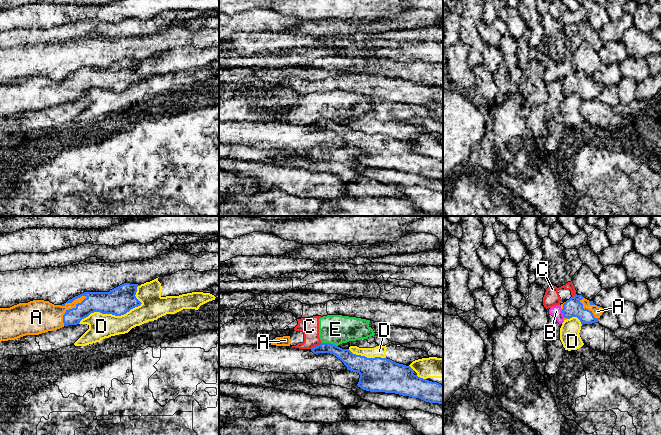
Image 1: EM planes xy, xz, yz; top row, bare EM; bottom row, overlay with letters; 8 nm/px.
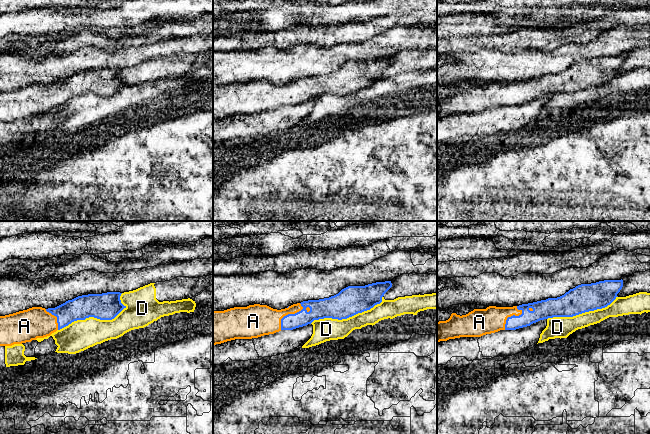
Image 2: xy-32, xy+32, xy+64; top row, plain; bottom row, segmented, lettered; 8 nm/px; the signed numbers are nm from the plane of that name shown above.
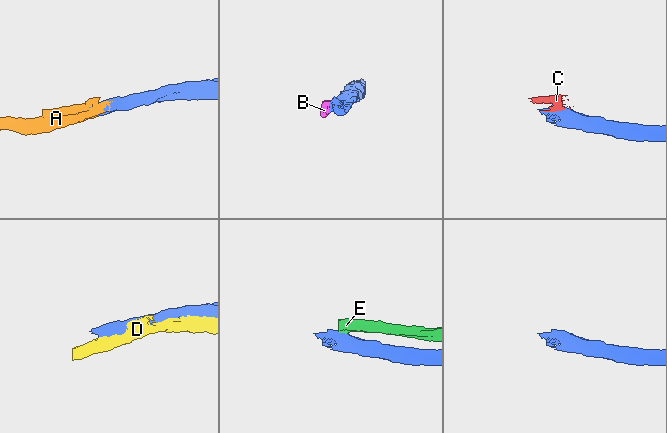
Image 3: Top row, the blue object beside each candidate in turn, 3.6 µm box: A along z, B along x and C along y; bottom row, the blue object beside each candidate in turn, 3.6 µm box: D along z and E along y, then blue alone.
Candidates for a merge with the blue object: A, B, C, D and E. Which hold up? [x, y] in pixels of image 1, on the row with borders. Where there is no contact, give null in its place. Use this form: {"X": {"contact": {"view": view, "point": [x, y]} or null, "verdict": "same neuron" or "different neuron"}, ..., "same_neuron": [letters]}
{"A": {"contact": {"view": "xy", "point": [69, 309]}, "verdict": "same neuron"}, "B": {"contact": {"view": "yz", "point": [562, 312]}, "verdict": "different neuron"}, "C": {"contact": {"view": "xz", "point": [316, 346]}, "verdict": "different neuron"}, "D": {"contact": {"view": "xy", "point": [119, 315]}, "verdict": "different neuron"}, "E": {"contact": {"view": "xz", "point": [330, 344]}, "verdict": "different neuron"}, "same_neuron": ["A"]}

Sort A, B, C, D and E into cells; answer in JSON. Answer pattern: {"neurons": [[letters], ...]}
{"neurons": [["A"], ["B"], ["C", "E"], ["D"]]}

